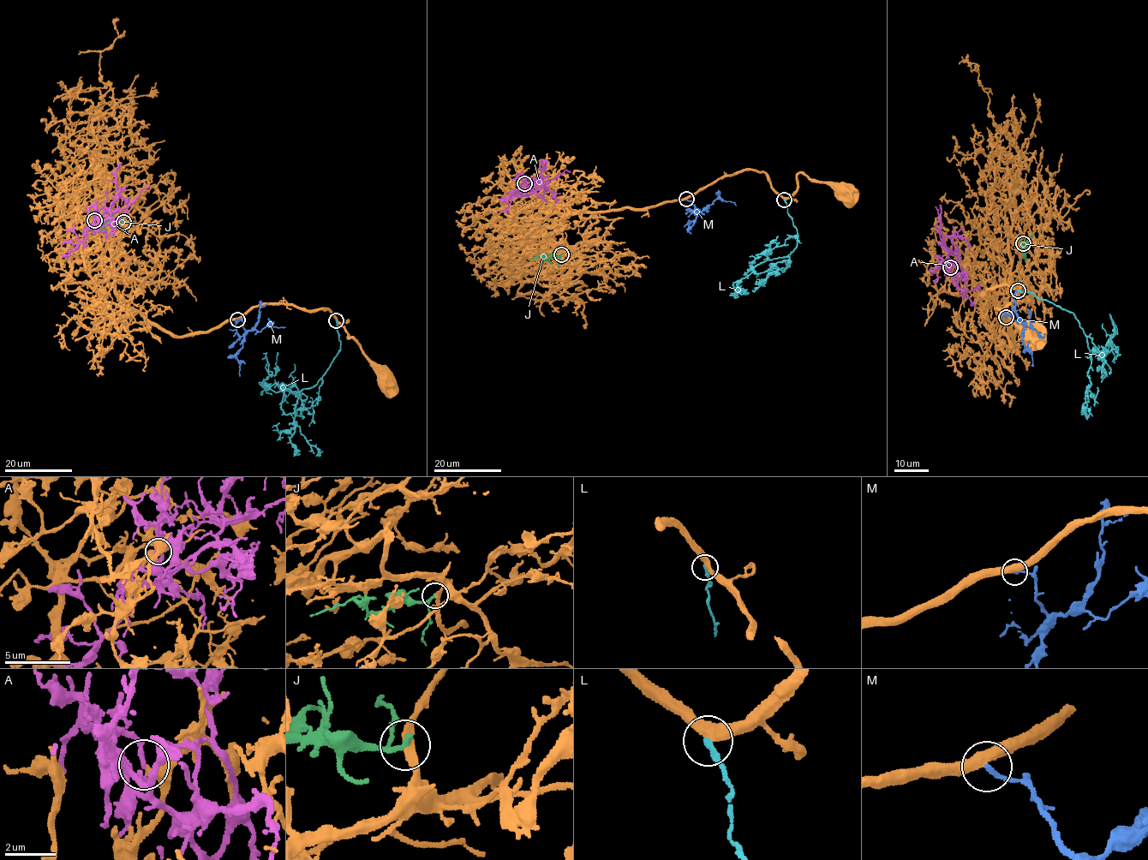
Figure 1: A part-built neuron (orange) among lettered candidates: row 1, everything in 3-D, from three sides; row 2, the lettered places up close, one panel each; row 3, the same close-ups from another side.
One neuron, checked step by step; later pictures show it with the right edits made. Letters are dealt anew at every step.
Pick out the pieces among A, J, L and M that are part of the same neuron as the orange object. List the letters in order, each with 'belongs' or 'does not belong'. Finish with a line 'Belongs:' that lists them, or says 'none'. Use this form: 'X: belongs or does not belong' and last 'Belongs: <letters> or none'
A: does not belong
J: does not belong
L: does not belong
M: does not belong
Belongs: none

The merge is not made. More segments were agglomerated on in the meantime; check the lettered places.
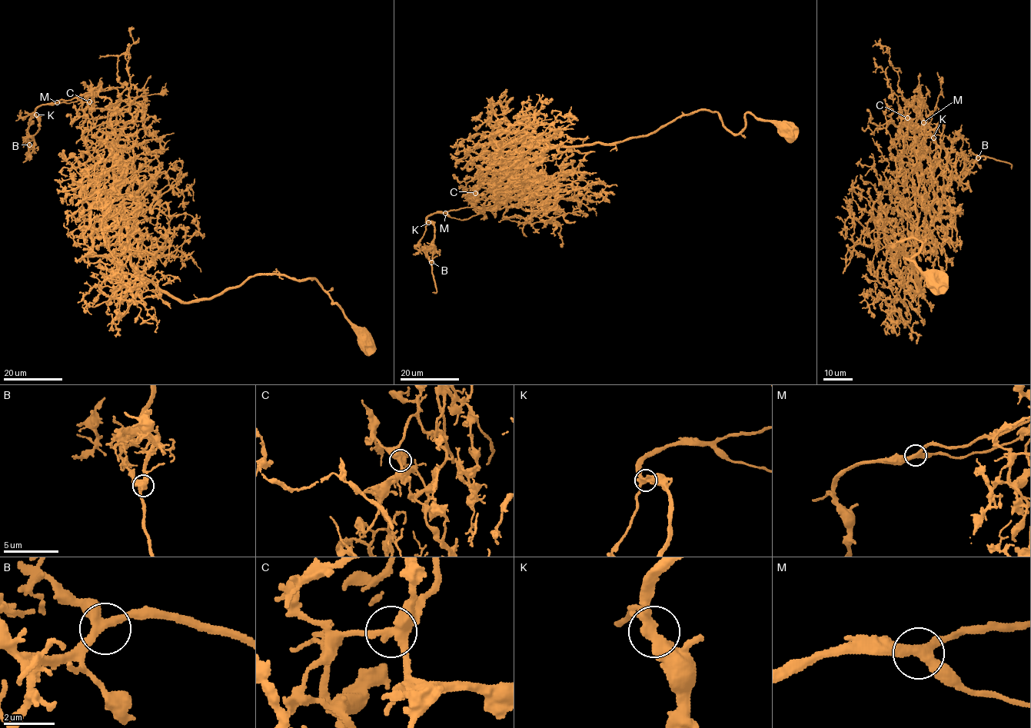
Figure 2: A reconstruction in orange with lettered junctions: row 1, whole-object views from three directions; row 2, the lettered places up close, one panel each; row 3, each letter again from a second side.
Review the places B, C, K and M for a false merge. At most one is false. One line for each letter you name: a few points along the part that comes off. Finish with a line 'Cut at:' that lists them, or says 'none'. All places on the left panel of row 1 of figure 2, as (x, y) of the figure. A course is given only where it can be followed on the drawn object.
C: (89, 102), (82, 104), (83, 109), (88, 105), (89, 92), (37, 108), (39, 127), (23, 163)
Cut at: C

